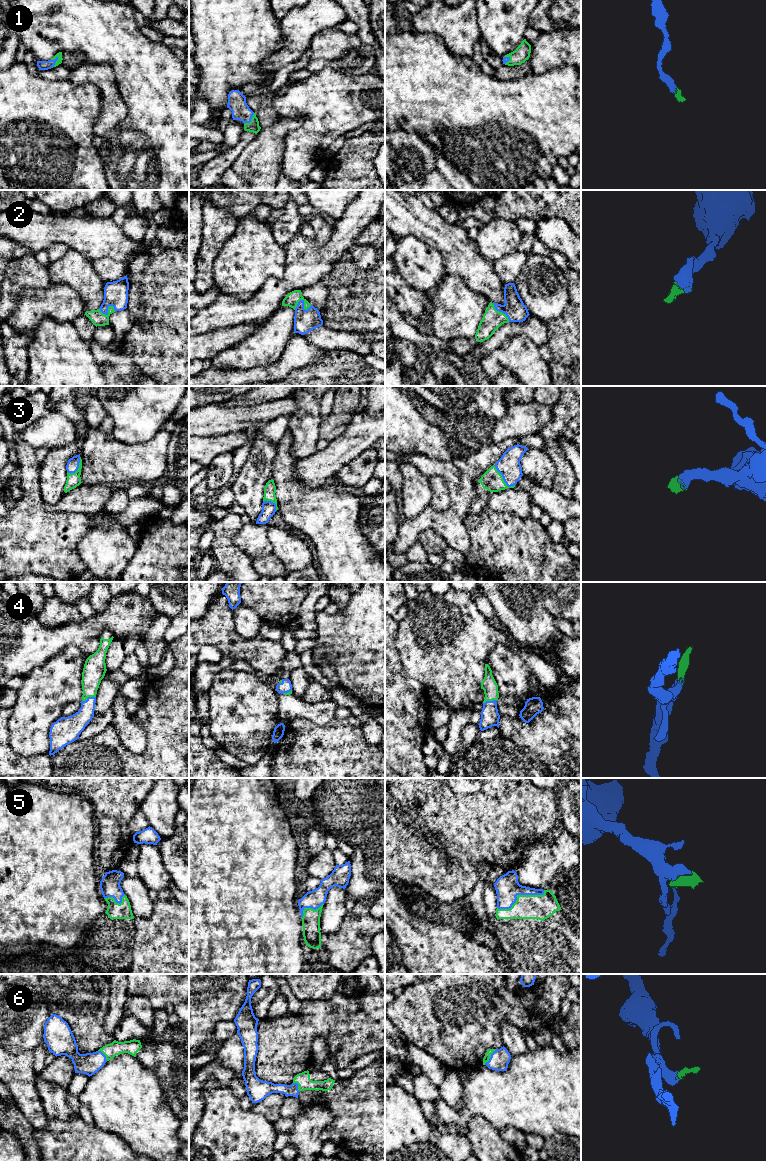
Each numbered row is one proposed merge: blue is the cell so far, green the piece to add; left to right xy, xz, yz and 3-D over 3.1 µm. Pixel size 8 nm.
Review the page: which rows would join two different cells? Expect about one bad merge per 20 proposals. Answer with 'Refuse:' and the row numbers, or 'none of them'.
Refuse: none of them

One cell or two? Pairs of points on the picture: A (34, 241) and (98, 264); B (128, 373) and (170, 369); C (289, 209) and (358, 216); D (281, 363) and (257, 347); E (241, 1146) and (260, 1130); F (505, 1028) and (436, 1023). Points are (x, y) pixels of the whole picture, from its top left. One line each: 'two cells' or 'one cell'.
A: two cells
B: two cells
C: two cells
D: two cells
E: one cell
F: two cells

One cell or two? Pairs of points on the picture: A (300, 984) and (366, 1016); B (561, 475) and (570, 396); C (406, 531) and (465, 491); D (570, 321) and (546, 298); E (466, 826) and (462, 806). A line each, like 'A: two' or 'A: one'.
A: two
B: one
C: one
D: two
E: one

